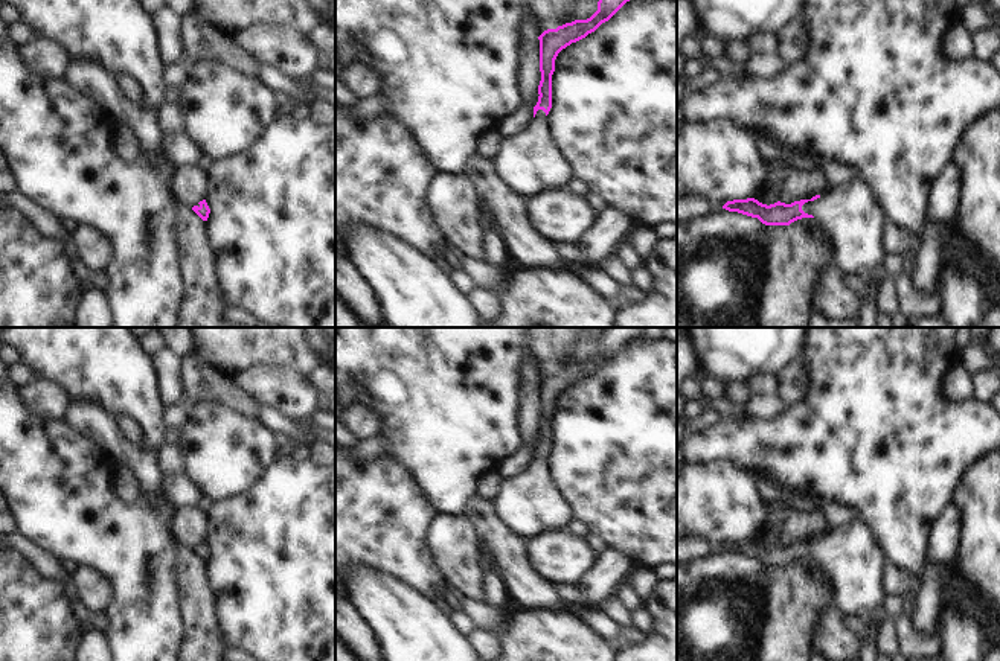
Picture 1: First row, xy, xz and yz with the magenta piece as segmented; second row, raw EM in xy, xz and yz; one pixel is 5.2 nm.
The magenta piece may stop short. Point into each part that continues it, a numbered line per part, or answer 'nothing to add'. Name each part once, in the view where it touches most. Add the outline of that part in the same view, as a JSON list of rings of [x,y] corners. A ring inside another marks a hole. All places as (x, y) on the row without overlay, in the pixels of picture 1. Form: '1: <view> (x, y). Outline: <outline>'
1: yz (854, 559). Outline: [[[857,519],[828,530],[802,551],[826,568],[837,608],[846,617],[861,617],[869,629],[875,615],[886,609],[887,599],[883,586],[886,554],[872,528]]]

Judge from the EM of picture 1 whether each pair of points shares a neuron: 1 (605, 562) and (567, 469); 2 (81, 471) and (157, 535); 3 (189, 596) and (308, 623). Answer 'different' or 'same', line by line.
1: different
2: same
3: different

